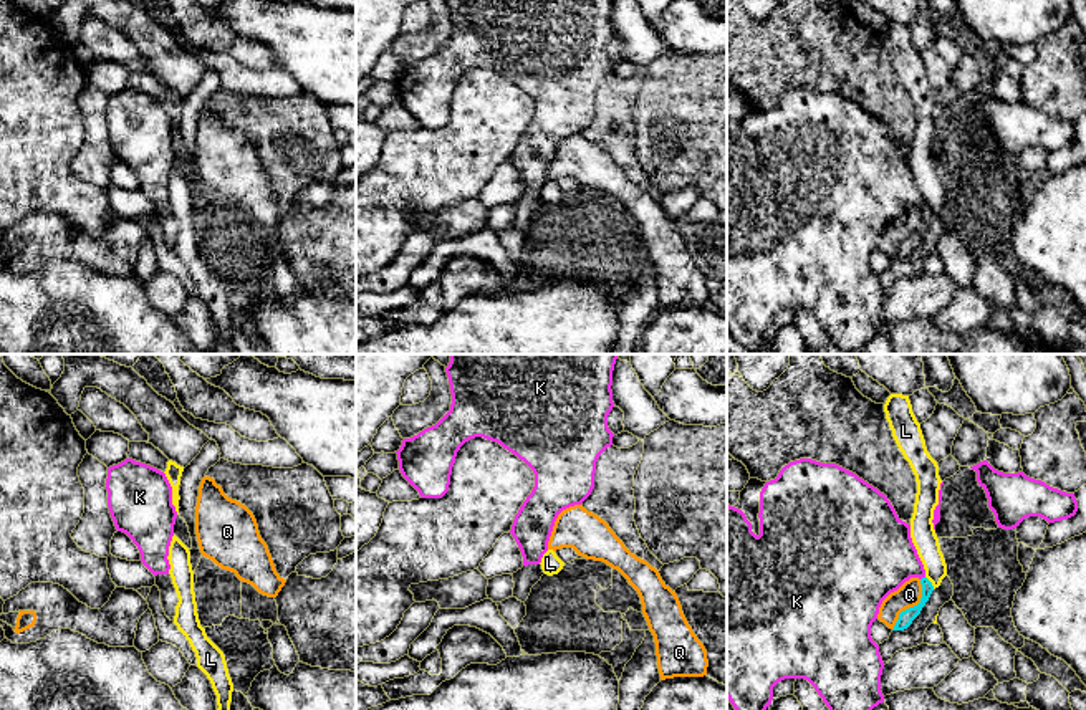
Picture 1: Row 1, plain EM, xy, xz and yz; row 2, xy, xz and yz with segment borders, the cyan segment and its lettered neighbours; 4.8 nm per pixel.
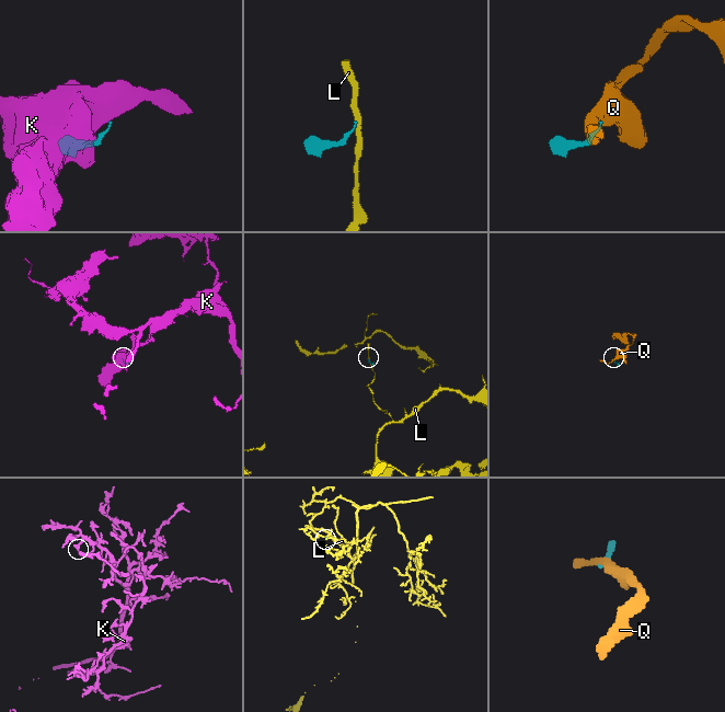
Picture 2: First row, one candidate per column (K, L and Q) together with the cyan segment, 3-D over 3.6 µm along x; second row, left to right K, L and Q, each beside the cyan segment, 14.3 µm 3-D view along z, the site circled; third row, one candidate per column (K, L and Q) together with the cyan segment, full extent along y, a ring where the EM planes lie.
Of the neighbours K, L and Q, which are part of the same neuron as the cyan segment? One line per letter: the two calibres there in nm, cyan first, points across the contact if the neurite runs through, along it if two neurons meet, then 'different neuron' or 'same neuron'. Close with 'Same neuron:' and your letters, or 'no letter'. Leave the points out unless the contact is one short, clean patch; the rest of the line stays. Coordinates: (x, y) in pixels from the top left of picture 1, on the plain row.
K: calibres 70 and 380 nm; different neuron
L: calibres 70 and 120 nm; border yz (926, 206), (934, 217); different neuron
Q: calibres 70 and 120 nm; border yz (921, 209), (921, 229), (899, 244), (893, 259); different neuron
Same neuron: no letter

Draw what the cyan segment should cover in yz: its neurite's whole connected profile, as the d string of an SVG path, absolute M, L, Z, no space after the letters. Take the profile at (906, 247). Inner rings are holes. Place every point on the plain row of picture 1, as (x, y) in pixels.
M922 207L920 213L922 213L920 232L917 235L914 235L914 237L909 237L909 238L902 240L899 243L899 248L897 248L897 252L896 252L892 260L904 260L904 258L907 258L912 253L912 250L920 243L920 240L925 235L925 232L929 230L930 223L934 220L934 215L932 215L932 212L927 207Z

